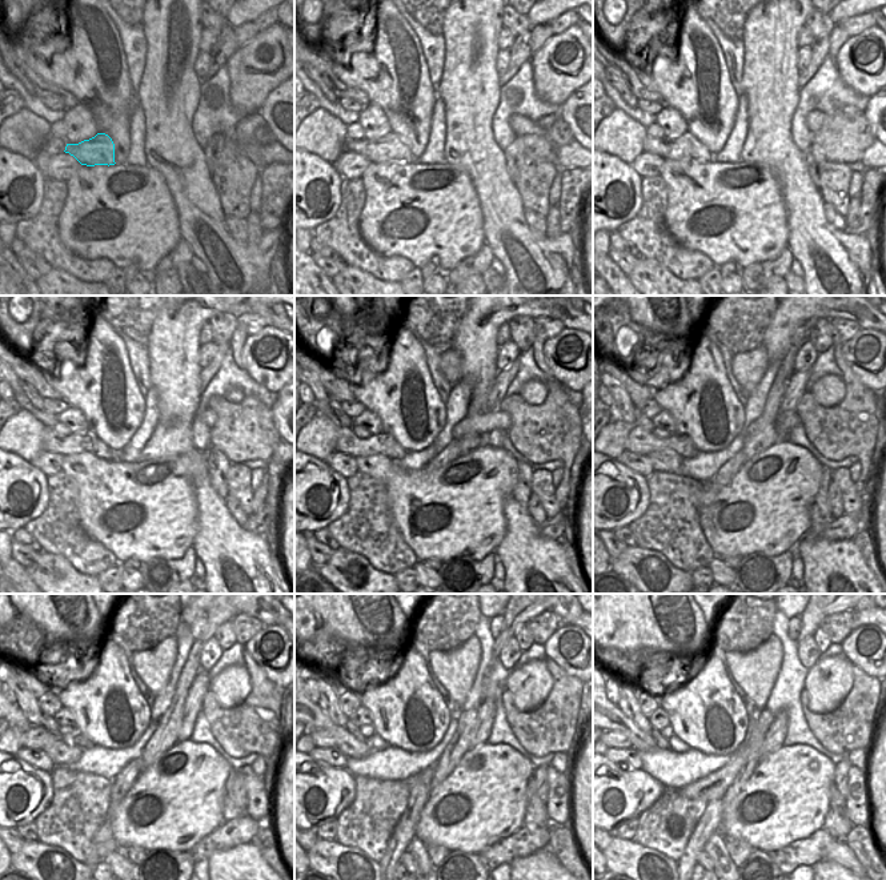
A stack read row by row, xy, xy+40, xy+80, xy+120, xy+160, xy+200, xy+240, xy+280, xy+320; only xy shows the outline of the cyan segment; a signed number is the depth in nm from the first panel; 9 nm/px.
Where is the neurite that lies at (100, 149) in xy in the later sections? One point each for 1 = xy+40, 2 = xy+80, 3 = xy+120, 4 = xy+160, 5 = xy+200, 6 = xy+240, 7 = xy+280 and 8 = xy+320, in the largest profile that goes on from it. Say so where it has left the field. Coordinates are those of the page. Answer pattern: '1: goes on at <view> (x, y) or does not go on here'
1: goes on at xy+40 (392, 147)
2: goes on at xy+80 (686, 145)
3: goes on at xy+120 (76, 442)
4: goes on at xy+160 (348, 442)
5: goes on at xy+200 (640, 441)
6: goes on at xy+240 (36, 738)
7: goes on at xy+280 (321, 738)
8: goes on at xy+320 (620, 742)

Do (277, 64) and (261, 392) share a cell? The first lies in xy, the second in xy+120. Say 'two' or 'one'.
two

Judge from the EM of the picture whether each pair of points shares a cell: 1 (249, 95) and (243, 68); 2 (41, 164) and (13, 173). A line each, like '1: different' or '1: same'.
1: same
2: different

